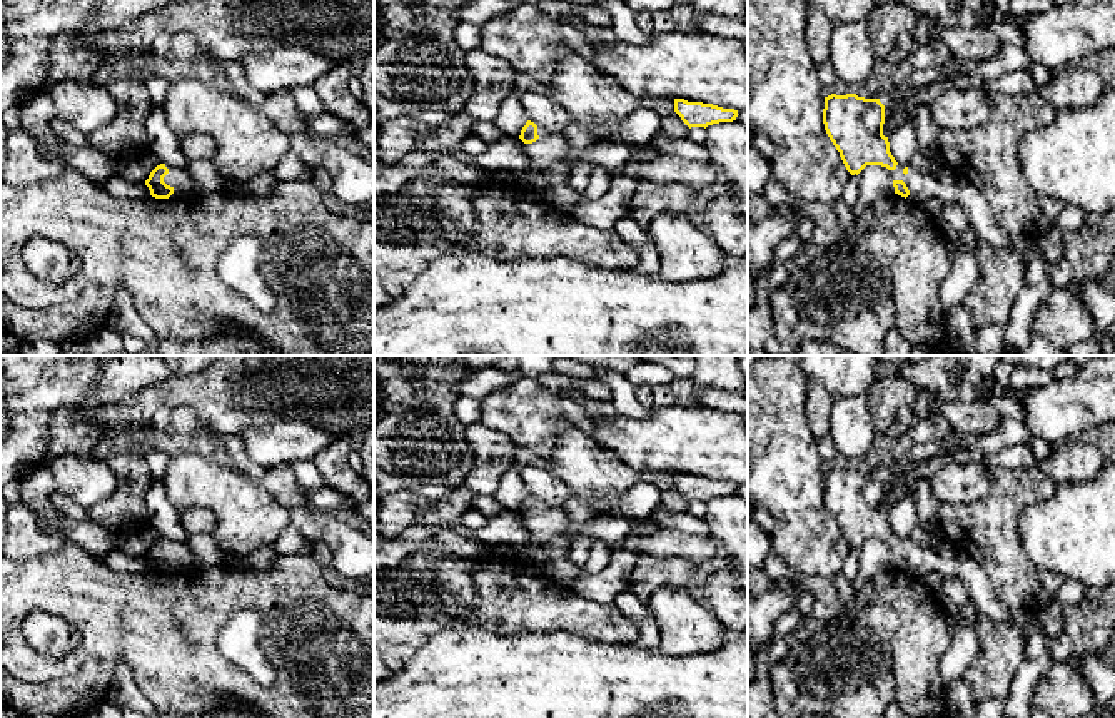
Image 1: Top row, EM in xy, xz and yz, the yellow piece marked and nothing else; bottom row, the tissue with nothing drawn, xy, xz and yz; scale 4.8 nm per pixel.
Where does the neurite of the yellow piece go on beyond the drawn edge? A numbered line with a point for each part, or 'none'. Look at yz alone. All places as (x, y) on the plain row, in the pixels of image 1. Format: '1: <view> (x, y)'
1: yz (922, 560)

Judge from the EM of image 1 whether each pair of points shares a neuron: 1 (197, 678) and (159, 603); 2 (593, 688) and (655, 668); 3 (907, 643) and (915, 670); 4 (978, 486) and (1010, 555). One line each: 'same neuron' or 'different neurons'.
1: same neuron
2: same neuron
3: same neuron
4: different neurons

